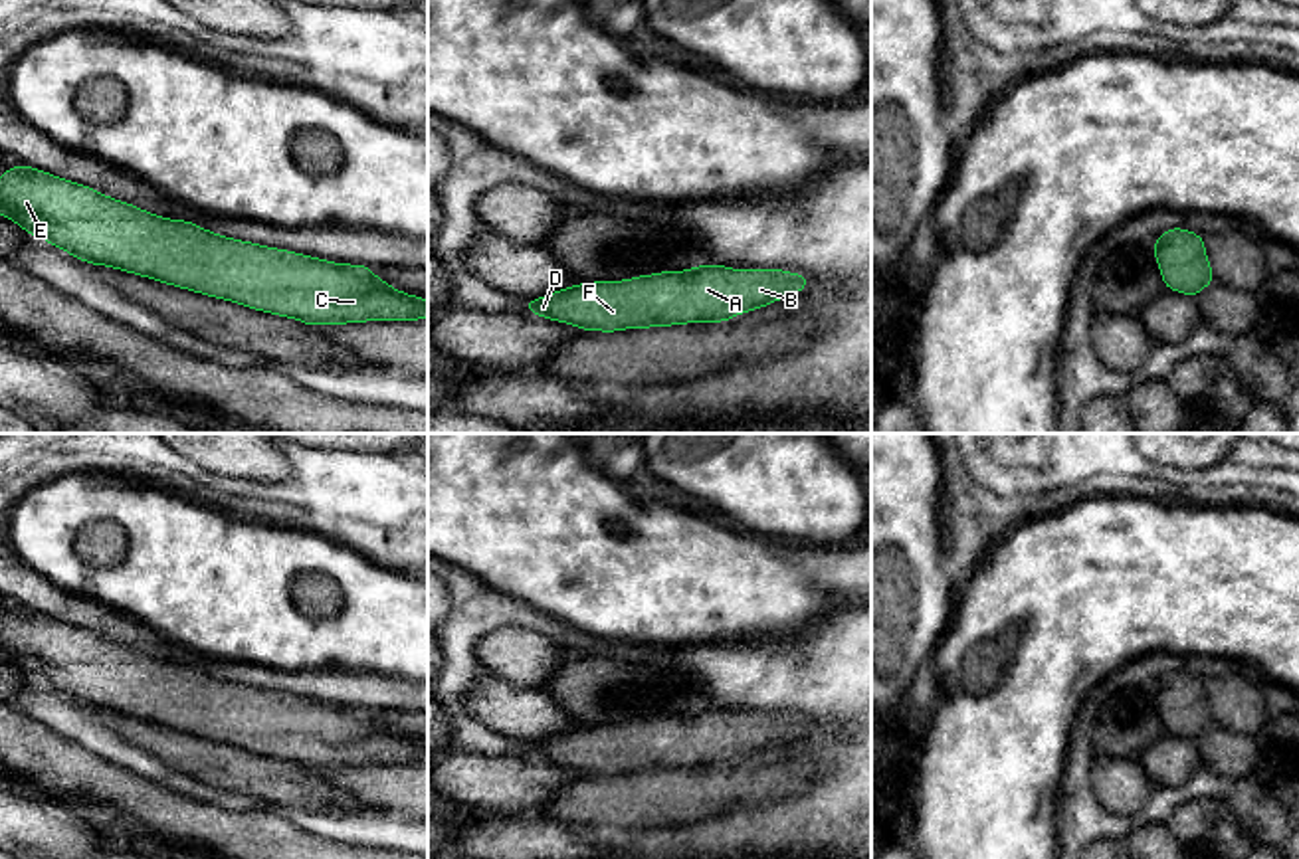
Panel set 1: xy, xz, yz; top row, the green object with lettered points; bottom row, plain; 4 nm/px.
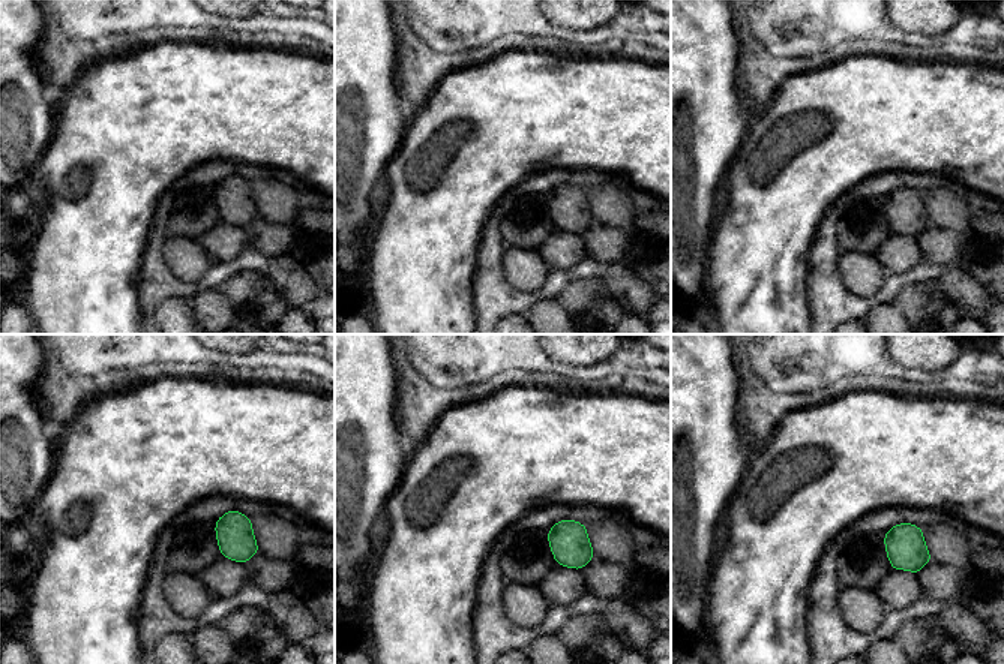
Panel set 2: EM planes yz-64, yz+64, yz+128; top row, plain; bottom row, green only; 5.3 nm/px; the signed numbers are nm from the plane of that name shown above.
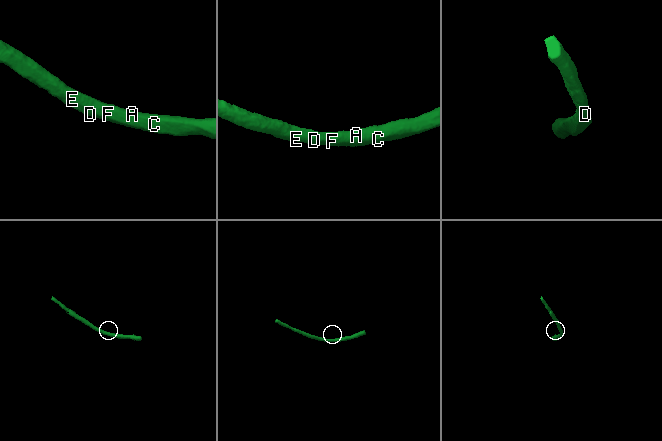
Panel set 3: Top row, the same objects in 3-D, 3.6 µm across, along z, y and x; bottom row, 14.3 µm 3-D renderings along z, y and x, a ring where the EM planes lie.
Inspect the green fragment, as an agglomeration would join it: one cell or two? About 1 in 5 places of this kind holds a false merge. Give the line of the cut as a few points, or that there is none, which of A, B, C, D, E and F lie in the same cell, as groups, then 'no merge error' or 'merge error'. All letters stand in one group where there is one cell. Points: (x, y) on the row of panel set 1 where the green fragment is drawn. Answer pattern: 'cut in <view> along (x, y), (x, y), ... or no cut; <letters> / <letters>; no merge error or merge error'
no cut; A B C D E F; no merge error

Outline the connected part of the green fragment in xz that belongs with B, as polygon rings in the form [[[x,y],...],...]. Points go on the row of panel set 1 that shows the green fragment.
[[[697,265],[624,281],[580,283],[523,301],[529,313],[580,331],[721,323],[792,297],[808,287],[804,273]]]

